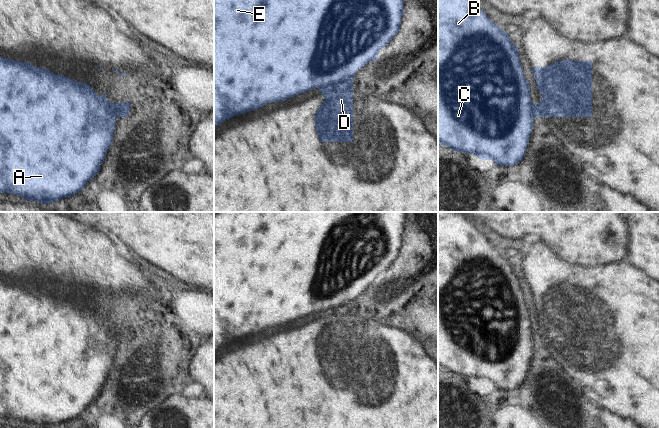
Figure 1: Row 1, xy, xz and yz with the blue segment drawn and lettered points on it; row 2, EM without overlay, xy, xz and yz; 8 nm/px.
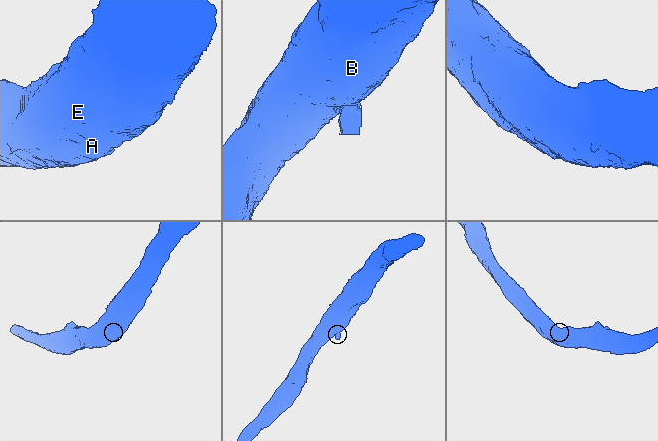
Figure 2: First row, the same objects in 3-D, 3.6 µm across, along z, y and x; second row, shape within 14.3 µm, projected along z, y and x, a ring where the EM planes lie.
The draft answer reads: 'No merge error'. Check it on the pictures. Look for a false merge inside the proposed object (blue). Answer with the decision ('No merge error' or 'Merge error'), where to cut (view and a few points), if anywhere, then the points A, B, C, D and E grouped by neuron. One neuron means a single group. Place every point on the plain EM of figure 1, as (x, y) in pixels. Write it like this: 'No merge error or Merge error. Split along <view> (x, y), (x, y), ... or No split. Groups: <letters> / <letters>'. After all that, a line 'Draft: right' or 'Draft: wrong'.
Merge error. Split along xz (352, 301), (346, 301), (337, 306), (330, 306), (319, 312). Groups: A B C E / D
Draft: wrong

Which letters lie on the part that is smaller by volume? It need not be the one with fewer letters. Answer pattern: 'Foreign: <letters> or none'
Foreign: D

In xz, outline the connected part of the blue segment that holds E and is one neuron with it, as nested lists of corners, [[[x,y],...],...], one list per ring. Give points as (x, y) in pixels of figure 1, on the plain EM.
[[[216,212],[214,214],[214,352],[222,348],[226,343],[251,334],[257,334],[266,327],[287,324],[311,313],[321,312],[330,307],[337,307],[346,302],[353,302],[356,296],[361,294],[367,287],[377,284],[380,273],[387,270],[399,256],[406,220],[407,212]]]

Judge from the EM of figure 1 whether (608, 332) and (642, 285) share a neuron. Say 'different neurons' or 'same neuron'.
same neuron

